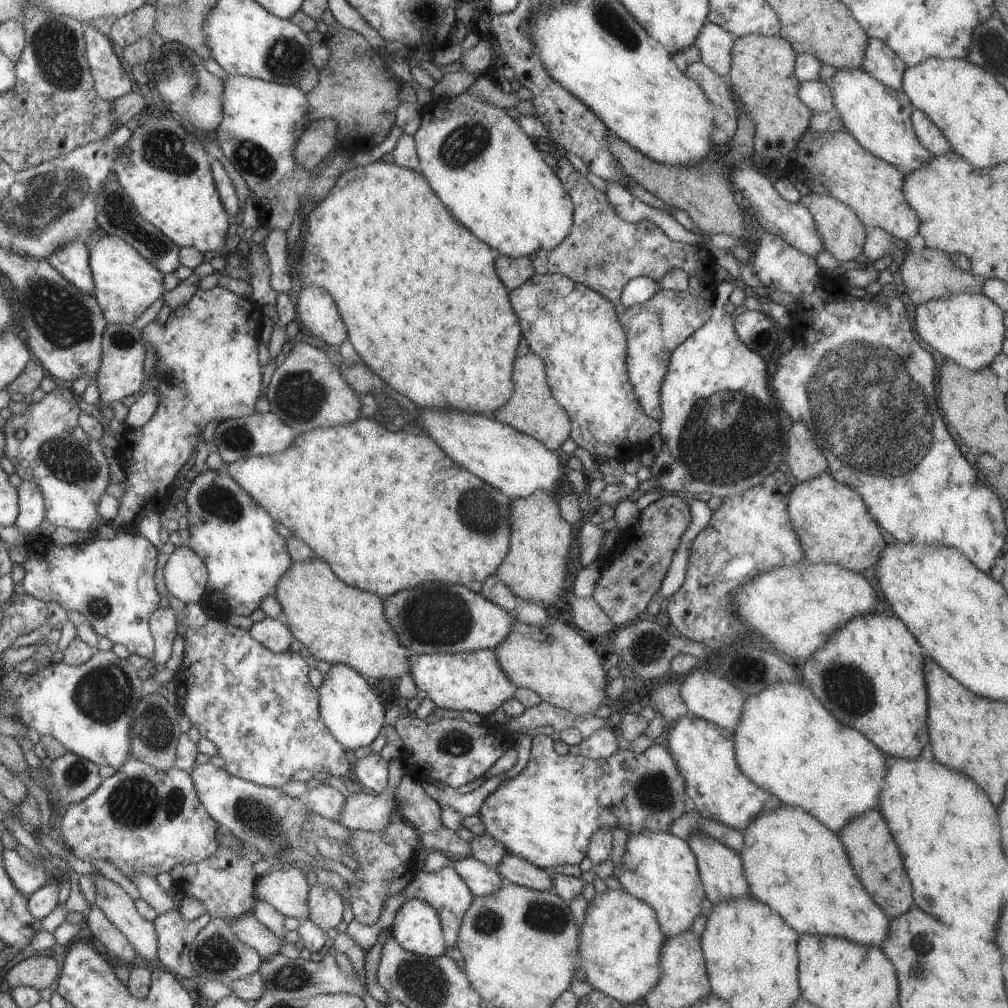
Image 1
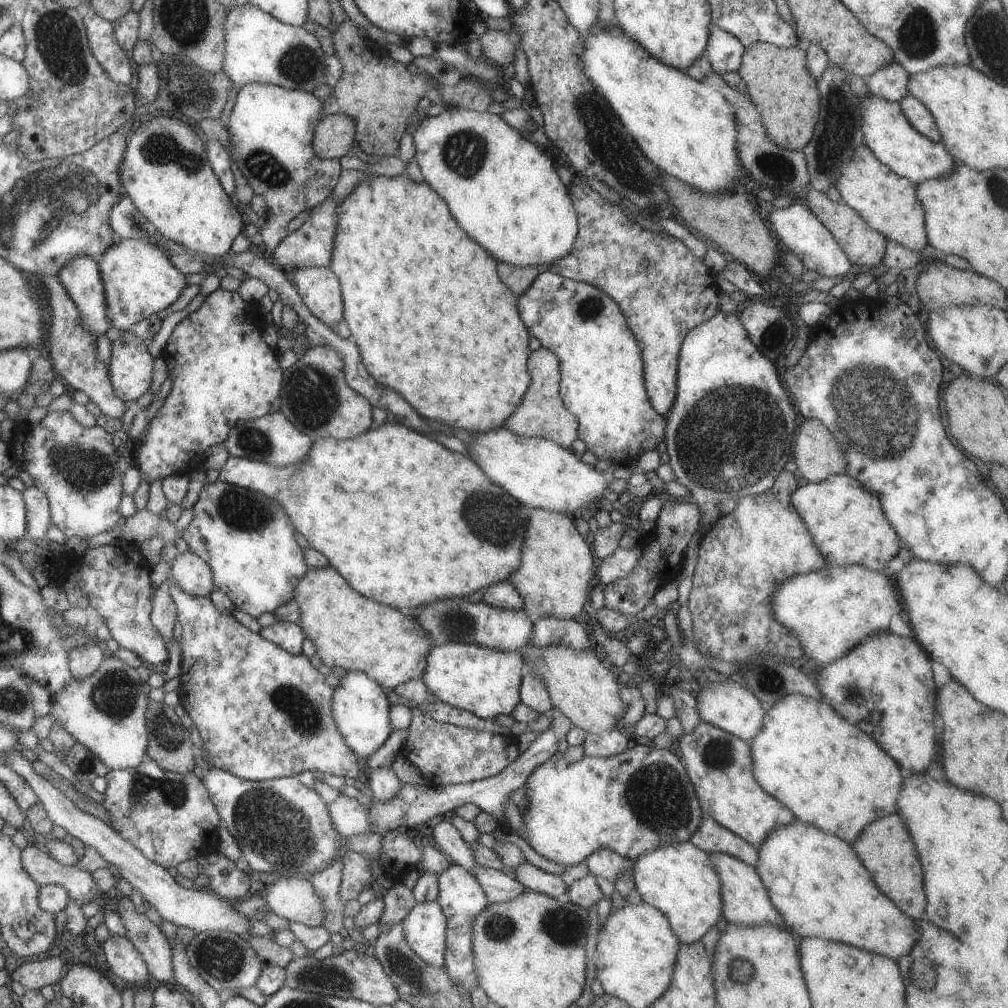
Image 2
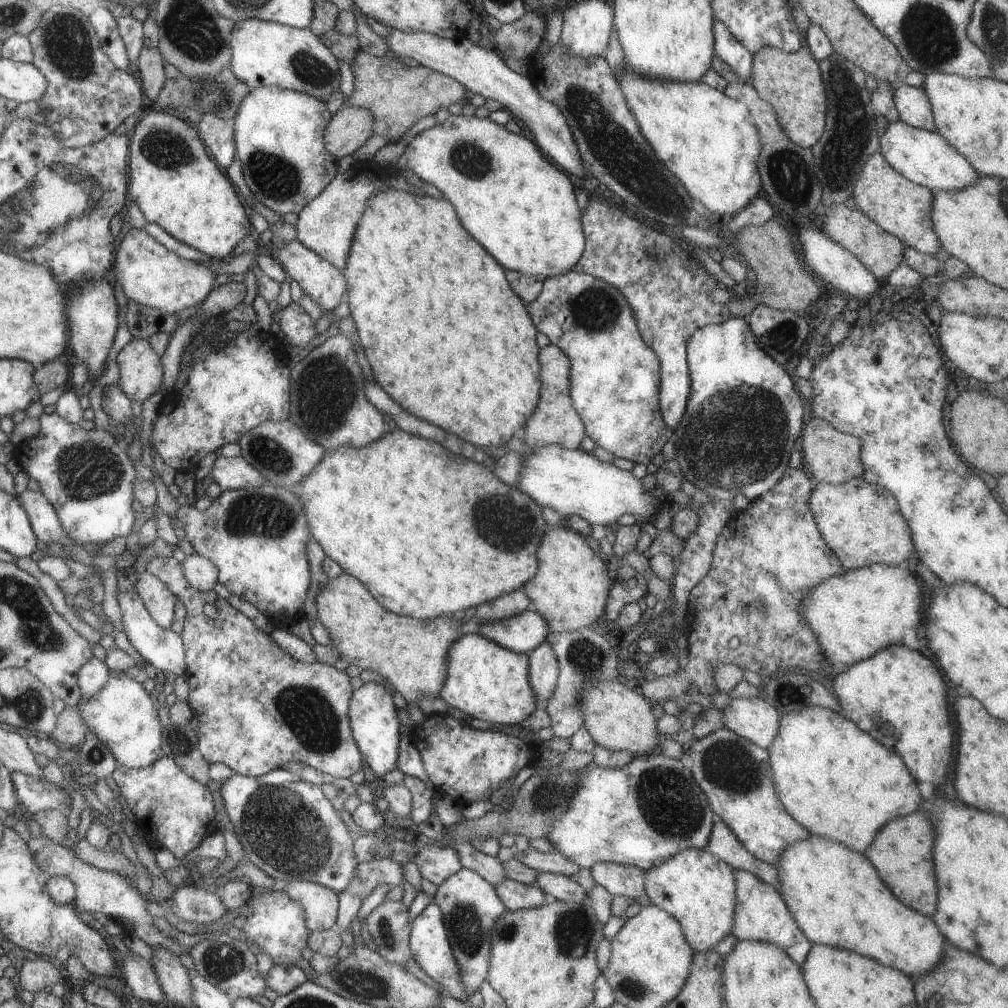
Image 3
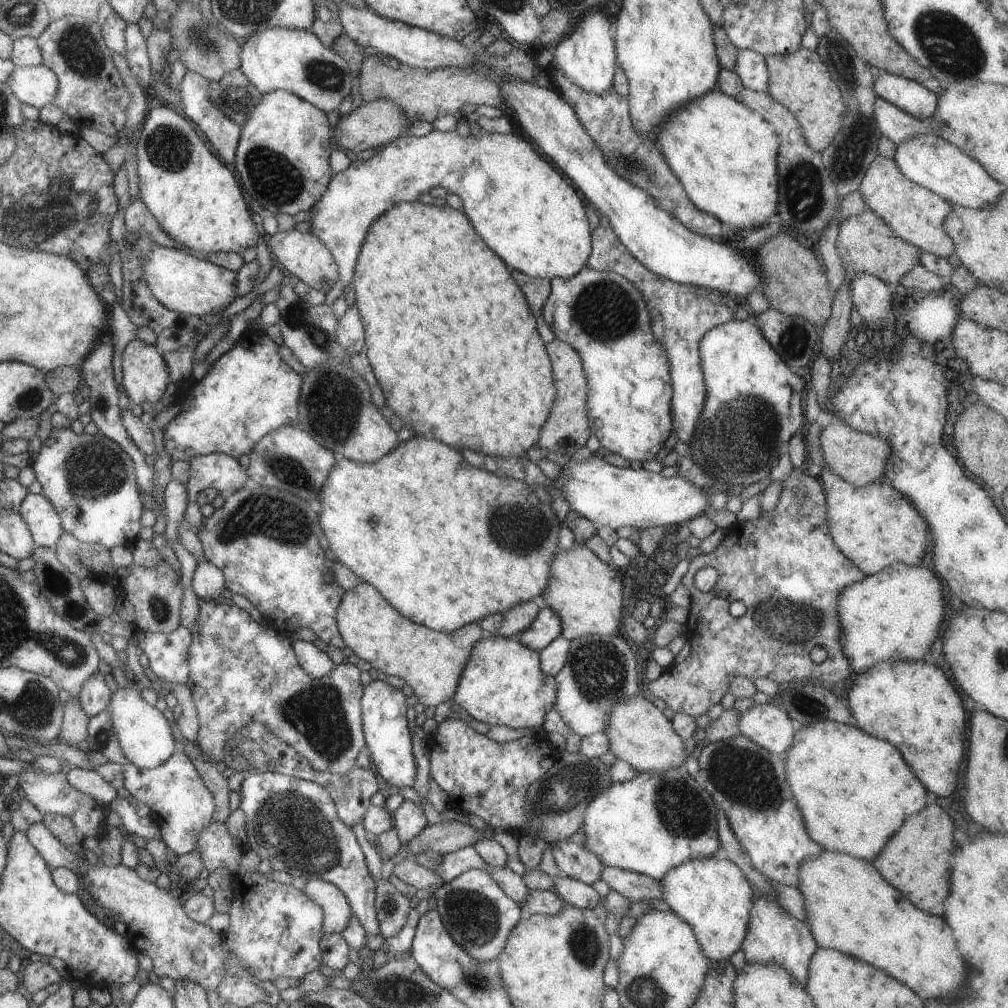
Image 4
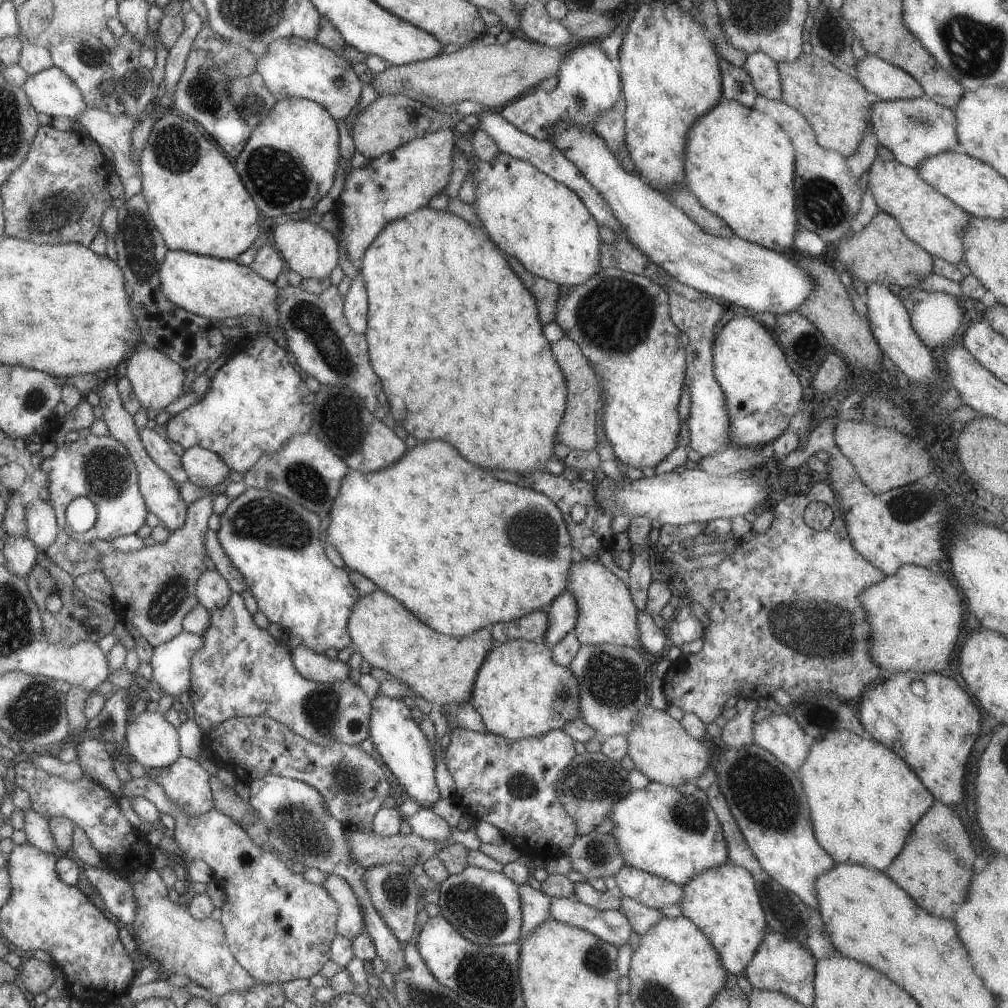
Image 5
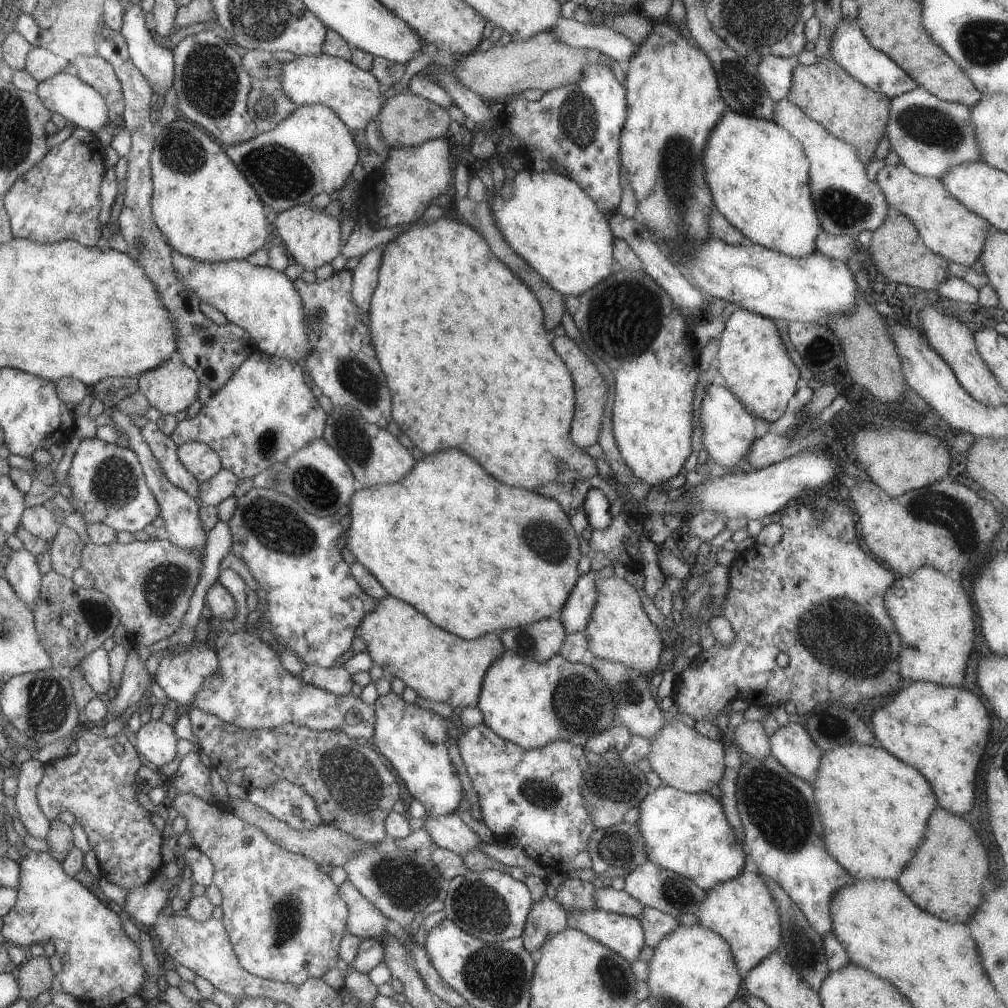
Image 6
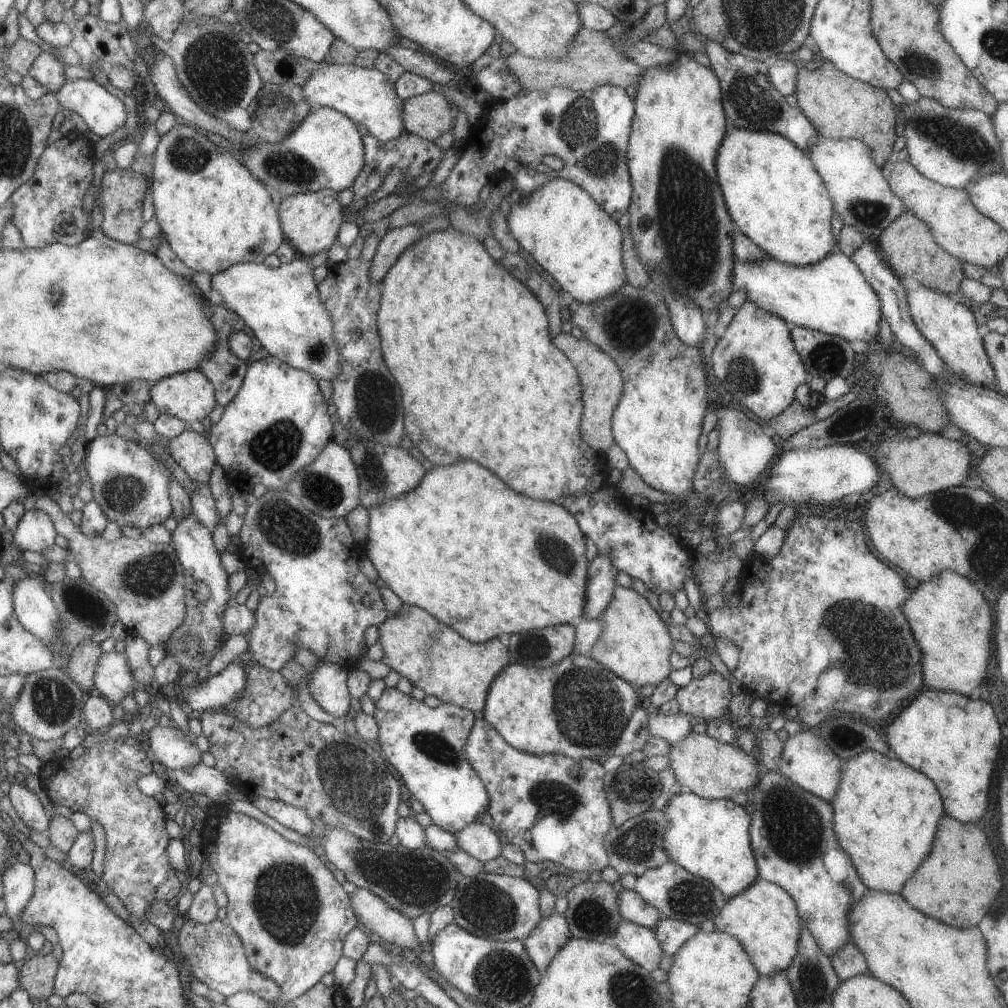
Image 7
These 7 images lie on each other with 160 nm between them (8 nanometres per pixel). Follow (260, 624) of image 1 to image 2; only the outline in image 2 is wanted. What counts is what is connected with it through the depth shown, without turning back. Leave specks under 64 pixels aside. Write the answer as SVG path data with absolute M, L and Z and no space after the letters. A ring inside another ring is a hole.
M275 620L272 625L259 629L257 633L289 654L301 653L301 642L305 636L301 627L293 622Z

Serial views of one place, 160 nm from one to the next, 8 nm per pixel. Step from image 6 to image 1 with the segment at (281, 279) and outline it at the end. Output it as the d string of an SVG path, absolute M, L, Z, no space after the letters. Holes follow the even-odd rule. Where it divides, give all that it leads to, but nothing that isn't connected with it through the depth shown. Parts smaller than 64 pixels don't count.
M103 235L93 244L88 251L88 265L94 288L92 295L107 323L131 325L149 304L165 292L163 275L119 237Z

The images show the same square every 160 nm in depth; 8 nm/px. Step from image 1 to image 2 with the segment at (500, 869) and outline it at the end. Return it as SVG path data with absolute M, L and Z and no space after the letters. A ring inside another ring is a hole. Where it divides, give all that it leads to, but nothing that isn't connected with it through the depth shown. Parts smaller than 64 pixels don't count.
M527 861L512 868L510 874L524 889L540 892L554 899L565 898L567 887L560 877L539 870Z

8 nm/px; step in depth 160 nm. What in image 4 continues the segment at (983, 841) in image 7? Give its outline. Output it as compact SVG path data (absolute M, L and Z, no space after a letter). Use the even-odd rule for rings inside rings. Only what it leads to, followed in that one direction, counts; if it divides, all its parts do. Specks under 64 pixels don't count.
M925 806L921 812L905 818L901 828L885 842L873 866L893 884L915 908L943 916L943 902L949 894L949 854L953 852L953 822L939 806Z

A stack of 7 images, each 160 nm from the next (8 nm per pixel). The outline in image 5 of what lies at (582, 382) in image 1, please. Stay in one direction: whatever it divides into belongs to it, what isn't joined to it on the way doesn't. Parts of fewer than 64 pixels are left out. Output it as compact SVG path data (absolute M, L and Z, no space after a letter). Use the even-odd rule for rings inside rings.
M614 268L599 269L592 277L589 277L585 282L578 285L573 285L567 288L563 285L558 285L560 290L558 299L556 300L556 312L554 314L554 321L561 327L567 338L571 339L583 356L589 361L594 373L599 376L600 388L605 392L605 406L603 406L603 424L604 434L612 446L614 456L620 467L633 466L634 468L649 468L655 467L661 460L677 446L677 434L679 431L679 416L677 415L677 402L681 396L681 390L684 388L684 368L685 368L685 351L684 348L678 346L677 335L679 331L672 323L668 313L668 296L663 287L653 284L649 277L642 277L628 272L620 271Z

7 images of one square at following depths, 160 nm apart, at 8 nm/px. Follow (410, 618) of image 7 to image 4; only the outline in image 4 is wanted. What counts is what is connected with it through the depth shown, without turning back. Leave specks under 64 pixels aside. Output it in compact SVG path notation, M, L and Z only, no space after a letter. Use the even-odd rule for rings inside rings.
M364 581L343 592L335 610L334 624L337 624L345 647L353 655L386 676L392 675L406 683L418 702L431 708L451 701L473 644L489 636L475 622L453 632L435 632L413 623L401 616L371 584Z

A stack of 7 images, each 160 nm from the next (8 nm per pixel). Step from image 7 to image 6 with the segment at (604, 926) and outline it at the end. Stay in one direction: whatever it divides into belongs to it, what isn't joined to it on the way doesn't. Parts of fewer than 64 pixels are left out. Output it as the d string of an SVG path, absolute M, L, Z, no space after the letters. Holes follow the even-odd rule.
M566 878L556 888L554 901L561 905L566 914L577 909L590 909L595 907L593 891L591 883Z

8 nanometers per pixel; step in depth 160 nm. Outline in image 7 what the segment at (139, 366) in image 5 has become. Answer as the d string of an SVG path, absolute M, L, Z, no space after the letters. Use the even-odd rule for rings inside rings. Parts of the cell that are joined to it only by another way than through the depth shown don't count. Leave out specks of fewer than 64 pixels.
M199 369L160 378L148 388L159 413L170 414L189 425L200 421L216 404L210 380Z

